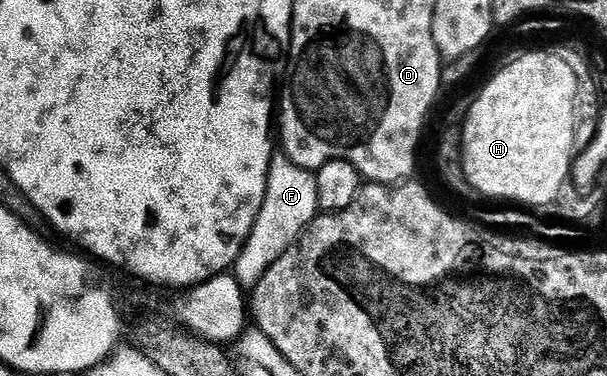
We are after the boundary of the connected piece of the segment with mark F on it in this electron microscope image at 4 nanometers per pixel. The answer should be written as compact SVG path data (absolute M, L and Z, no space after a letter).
M284 153L274 154L267 177L267 193L259 209L259 217L255 217L255 225L235 264L237 282L242 288L256 287L269 266L279 261L279 257L287 253L289 246L301 238L301 232L306 231L310 223L317 218L319 208L316 174L295 165L295 161L291 161Z

